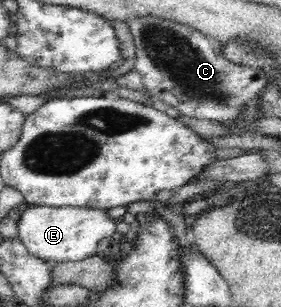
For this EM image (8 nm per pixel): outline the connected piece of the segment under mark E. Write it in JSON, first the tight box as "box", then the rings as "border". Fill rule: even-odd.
{"box":[17,206,114,263],"border":[[[24,206],[17,221],[17,236],[26,250],[48,263],[78,262],[95,254],[98,240],[112,236],[114,220],[102,207],[84,206]]]}

